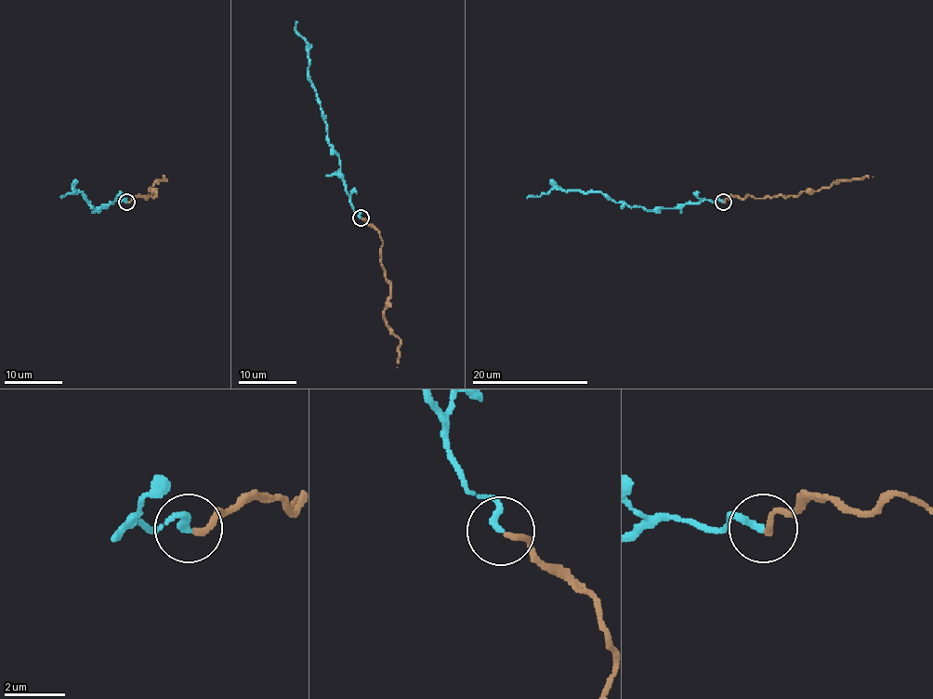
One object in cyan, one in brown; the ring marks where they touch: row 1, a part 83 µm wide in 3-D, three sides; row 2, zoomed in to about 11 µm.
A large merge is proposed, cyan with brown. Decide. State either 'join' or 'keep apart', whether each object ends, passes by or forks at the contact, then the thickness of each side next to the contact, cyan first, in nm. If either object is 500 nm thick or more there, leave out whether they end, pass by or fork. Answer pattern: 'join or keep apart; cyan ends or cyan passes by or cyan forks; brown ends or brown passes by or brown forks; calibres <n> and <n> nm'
join; cyan ends; brown ends; calibres 220 and 200 nm

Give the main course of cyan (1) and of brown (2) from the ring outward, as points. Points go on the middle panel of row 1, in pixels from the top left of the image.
1: (361, 218), (350, 202), (340, 160), (329, 143), (327, 124), (308, 72), (306, 40), (295, 30), (297, 21)
2: (361, 218), (375, 228), (382, 241), (381, 266), (391, 292), (384, 313), (386, 323), (400, 339), (397, 367)

